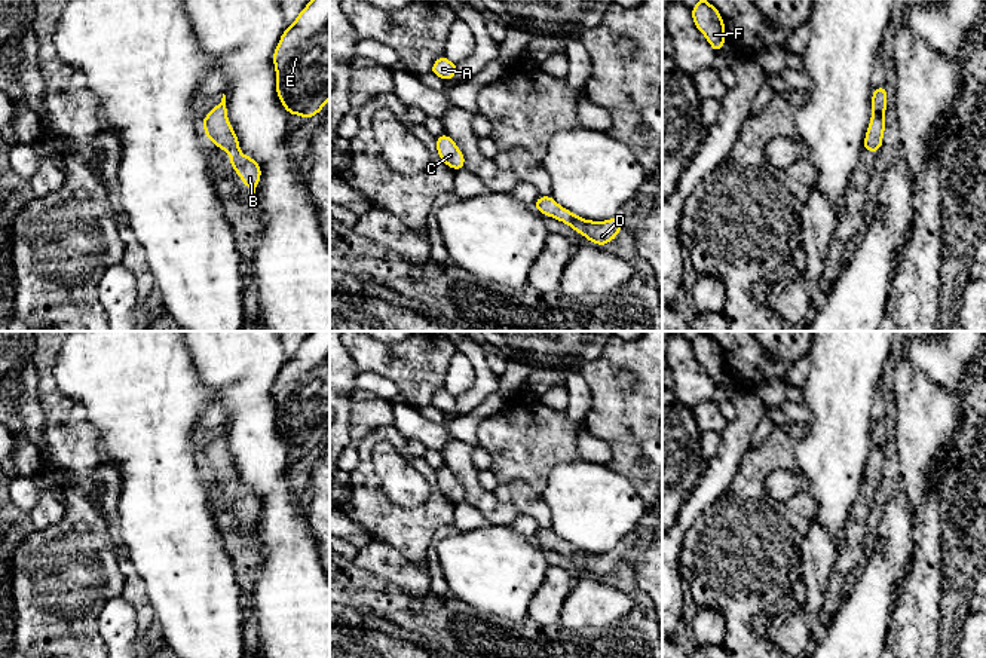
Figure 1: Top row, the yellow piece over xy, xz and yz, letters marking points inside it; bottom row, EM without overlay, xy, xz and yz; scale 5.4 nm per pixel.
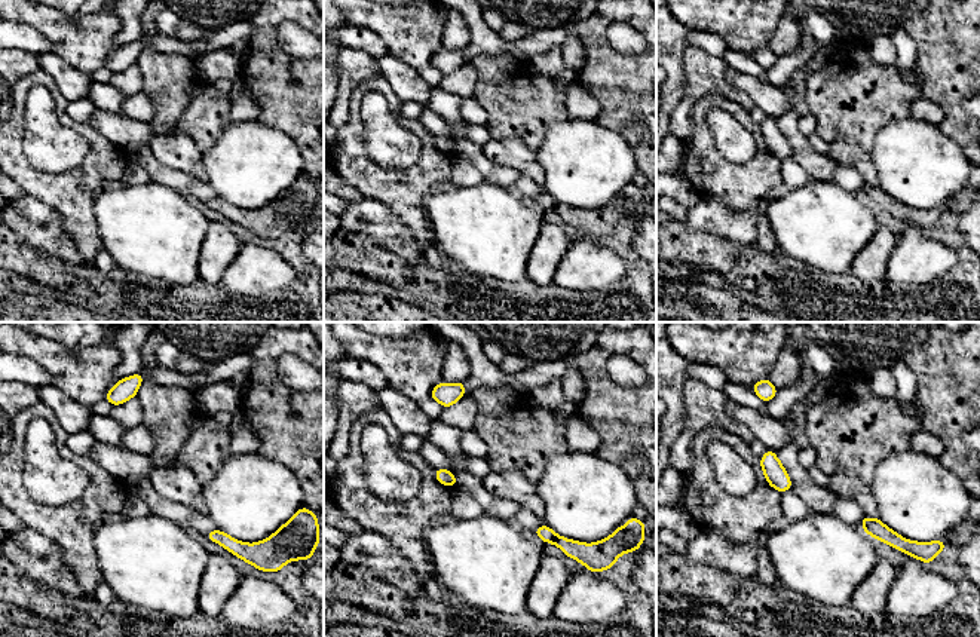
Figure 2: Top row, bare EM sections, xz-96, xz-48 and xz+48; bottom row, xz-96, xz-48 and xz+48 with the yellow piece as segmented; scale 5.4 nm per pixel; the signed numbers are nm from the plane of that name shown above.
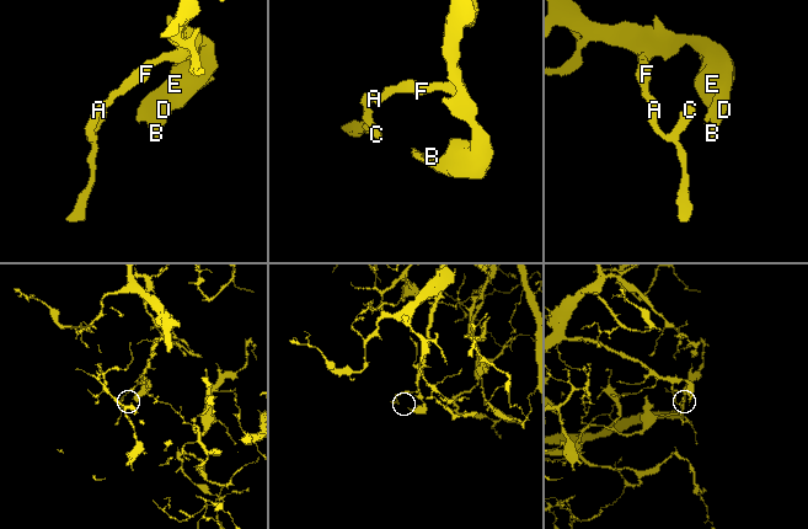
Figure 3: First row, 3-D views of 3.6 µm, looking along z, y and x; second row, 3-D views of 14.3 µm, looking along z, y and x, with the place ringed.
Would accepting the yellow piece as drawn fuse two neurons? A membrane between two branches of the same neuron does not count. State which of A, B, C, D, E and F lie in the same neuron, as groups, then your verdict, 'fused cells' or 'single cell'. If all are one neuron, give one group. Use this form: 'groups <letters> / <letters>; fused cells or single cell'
groups A B C D E F; single cell

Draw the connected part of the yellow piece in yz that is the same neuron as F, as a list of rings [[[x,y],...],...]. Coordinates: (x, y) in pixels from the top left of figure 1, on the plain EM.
[[[701,331],[692,342],[692,352],[696,361],[705,368],[713,383],[717,386],[725,371],[725,356],[719,343]]]

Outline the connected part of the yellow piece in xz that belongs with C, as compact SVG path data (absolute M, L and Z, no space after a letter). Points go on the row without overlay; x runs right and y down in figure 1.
M447 466L437 469L437 483L440 492L454 504L465 499L465 490L462 484Z

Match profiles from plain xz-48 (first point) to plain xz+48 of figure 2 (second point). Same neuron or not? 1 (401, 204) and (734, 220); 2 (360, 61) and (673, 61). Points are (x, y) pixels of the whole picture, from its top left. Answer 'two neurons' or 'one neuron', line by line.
1: two neurons
2: two neurons

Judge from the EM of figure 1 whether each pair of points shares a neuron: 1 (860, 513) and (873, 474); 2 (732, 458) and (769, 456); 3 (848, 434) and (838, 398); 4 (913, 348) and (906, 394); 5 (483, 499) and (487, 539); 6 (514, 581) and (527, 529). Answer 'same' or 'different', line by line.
1: same
2: different
3: same
4: different
5: different
6: different

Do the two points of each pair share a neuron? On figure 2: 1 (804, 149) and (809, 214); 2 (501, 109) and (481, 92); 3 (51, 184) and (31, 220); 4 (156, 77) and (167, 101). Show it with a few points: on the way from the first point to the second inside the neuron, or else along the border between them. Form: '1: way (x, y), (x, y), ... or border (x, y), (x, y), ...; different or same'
1: border (812, 180), (833, 180), (847, 190); different
2: way (496, 104), (486, 94); same
3: border (25, 193), (46, 202), (55, 211), (64, 229); different
4: way (162, 83), (167, 88), (167, 95); same

